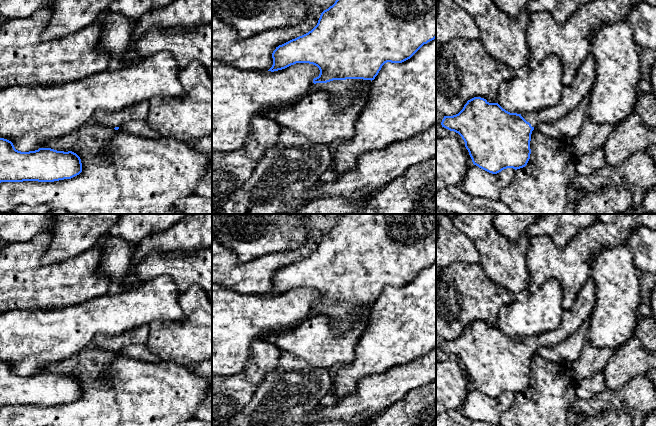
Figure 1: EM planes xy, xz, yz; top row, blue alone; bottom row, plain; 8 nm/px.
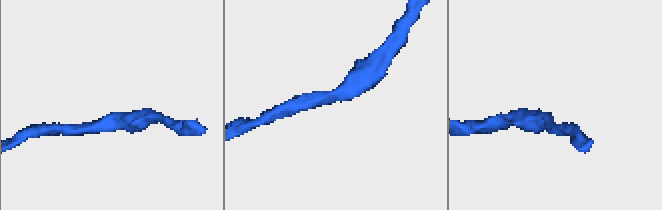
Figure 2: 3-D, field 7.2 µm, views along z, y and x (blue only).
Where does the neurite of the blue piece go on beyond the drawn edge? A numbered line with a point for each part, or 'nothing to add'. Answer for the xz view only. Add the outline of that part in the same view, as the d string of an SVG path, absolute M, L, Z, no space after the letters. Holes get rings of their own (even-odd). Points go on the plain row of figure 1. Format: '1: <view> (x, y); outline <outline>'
1: xz (342, 317); outline M363 303L333 304L327 307L316 307L314 310L330 318L331 330L336 336L339 336L354 326L360 318L358 311L365 305Z

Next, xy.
1: xy (139, 335); outline M149 325L131 329L116 336L99 335L91 344L97 348L115 352L134 344L146 344L149 337Z

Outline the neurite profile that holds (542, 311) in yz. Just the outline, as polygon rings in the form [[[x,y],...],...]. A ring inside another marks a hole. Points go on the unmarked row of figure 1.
[[[551,277],[541,287],[532,287],[525,301],[515,301],[499,309],[497,327],[510,337],[527,337],[560,327],[564,308],[563,289]]]

